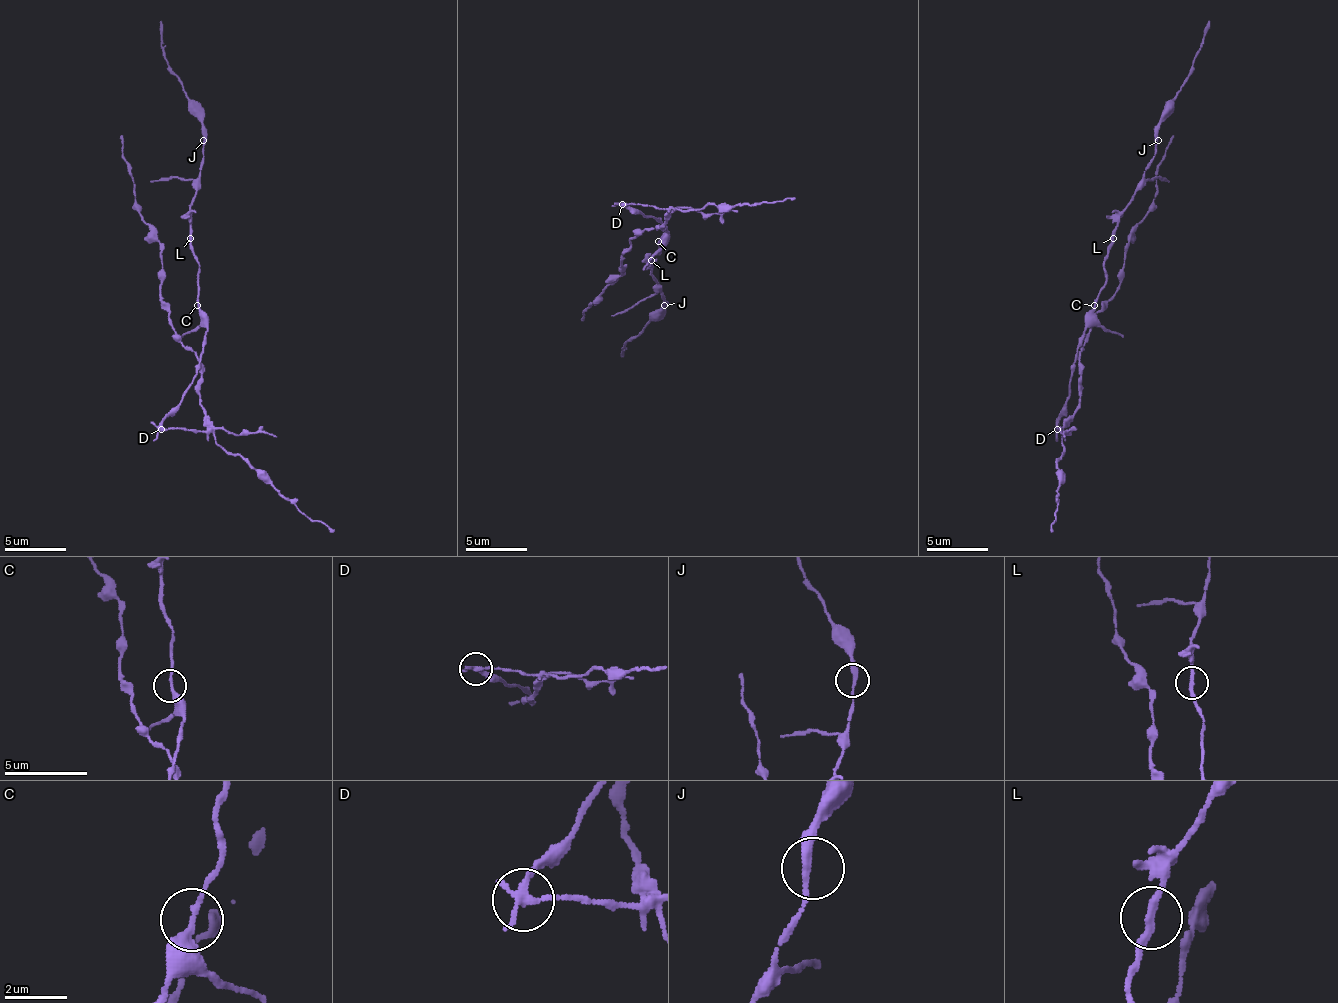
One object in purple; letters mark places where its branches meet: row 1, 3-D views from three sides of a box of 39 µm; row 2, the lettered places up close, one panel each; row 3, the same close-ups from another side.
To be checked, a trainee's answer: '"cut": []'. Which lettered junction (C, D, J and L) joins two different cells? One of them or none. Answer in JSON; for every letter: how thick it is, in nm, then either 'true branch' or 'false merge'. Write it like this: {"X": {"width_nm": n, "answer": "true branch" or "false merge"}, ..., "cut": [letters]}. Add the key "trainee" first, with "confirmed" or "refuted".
{"trainee": "refuted", "C": {"width_nm": 220, "answer": "true branch"}, "D": {"width_nm": 260, "answer": "false merge"}, "J": {"width_nm": 280, "answer": "true branch"}, "L": {"width_nm": 240, "answer": "true branch"}, "cut": ["D"]}

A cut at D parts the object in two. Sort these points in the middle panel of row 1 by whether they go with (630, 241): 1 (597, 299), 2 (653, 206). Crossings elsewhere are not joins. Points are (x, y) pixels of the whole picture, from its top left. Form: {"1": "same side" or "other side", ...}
{"1": "same side", "2": "same side"}

